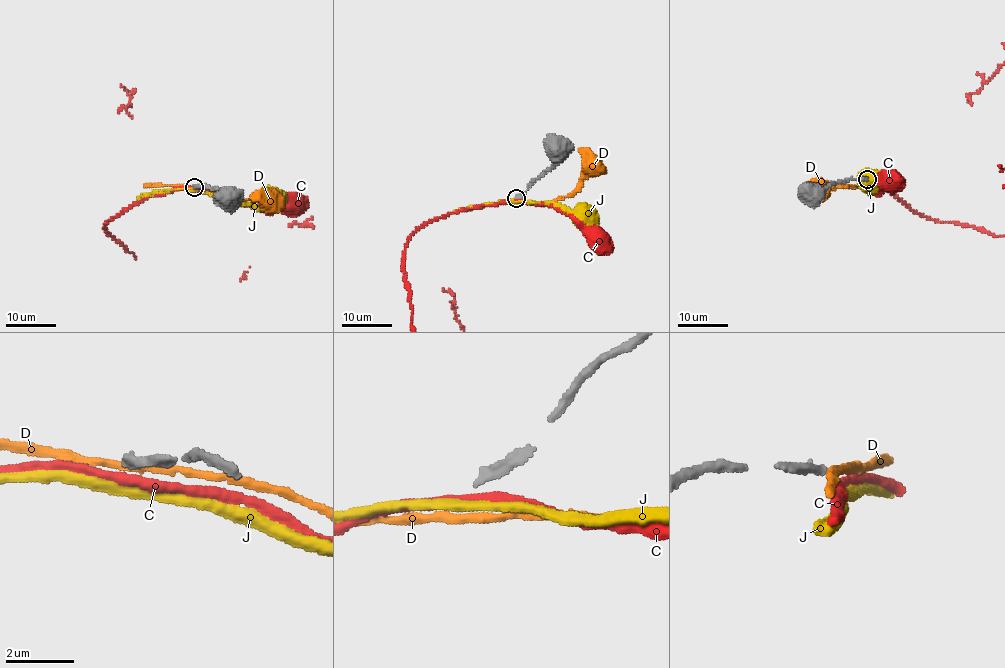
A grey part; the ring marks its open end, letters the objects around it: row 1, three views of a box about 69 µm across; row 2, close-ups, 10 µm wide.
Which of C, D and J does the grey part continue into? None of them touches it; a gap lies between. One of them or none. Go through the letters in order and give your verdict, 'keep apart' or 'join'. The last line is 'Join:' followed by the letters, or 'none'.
C: keep apart
D: keep apart
J: keep apart
Join: none

